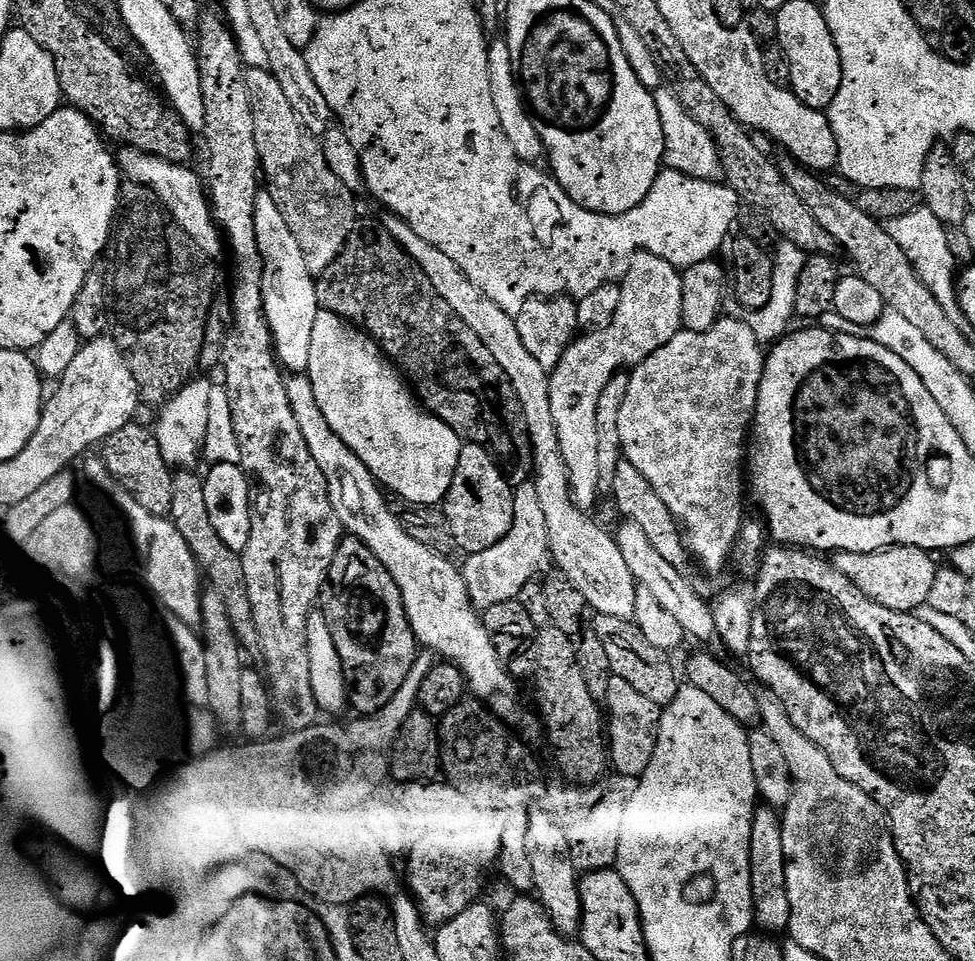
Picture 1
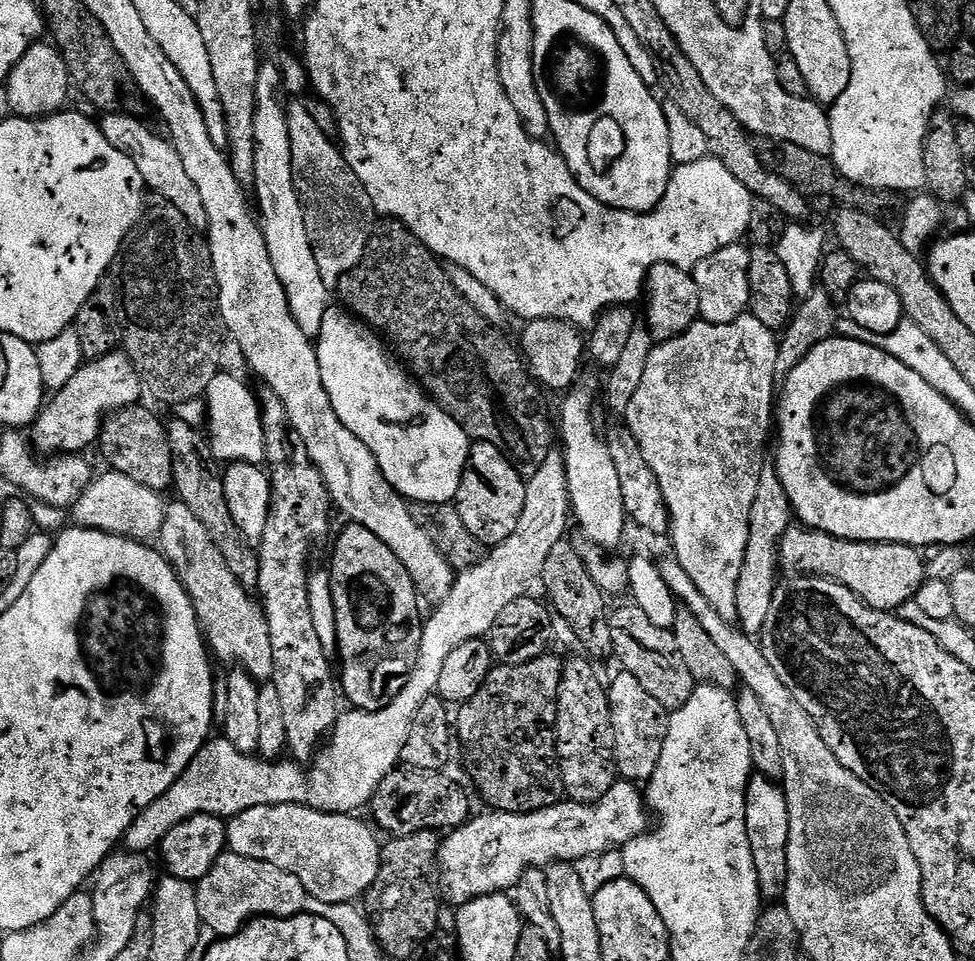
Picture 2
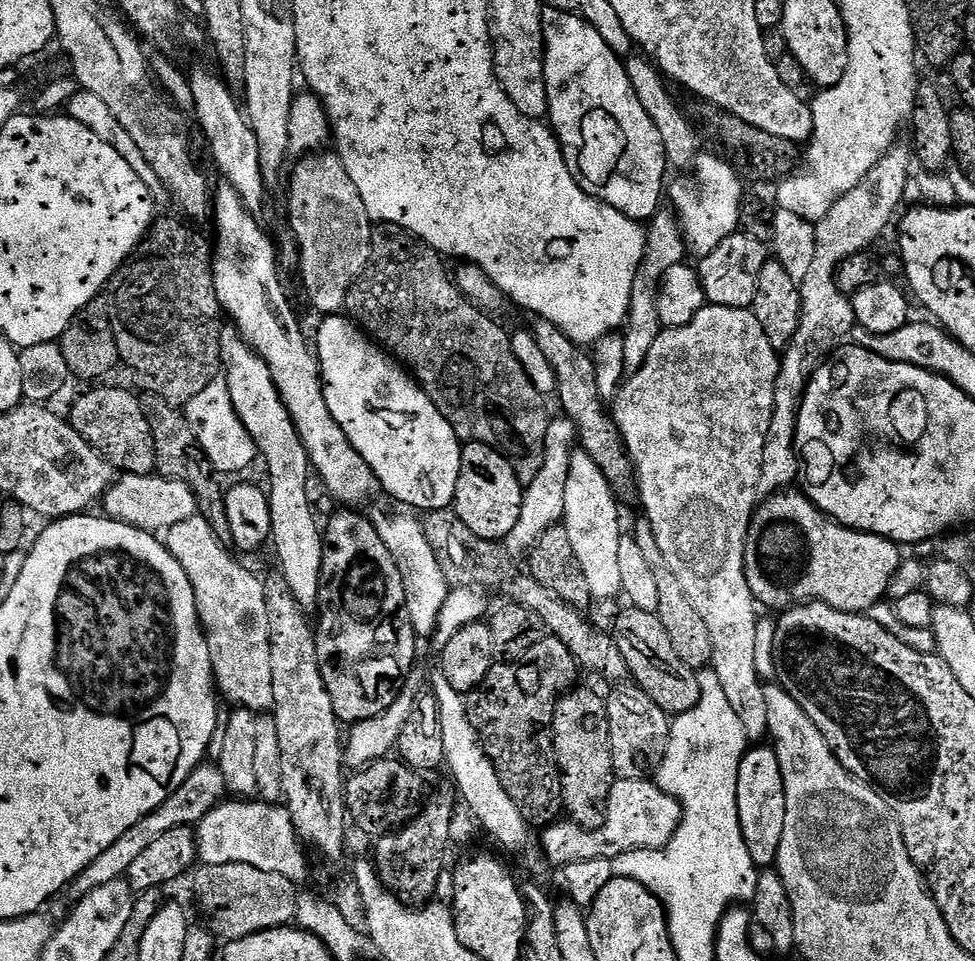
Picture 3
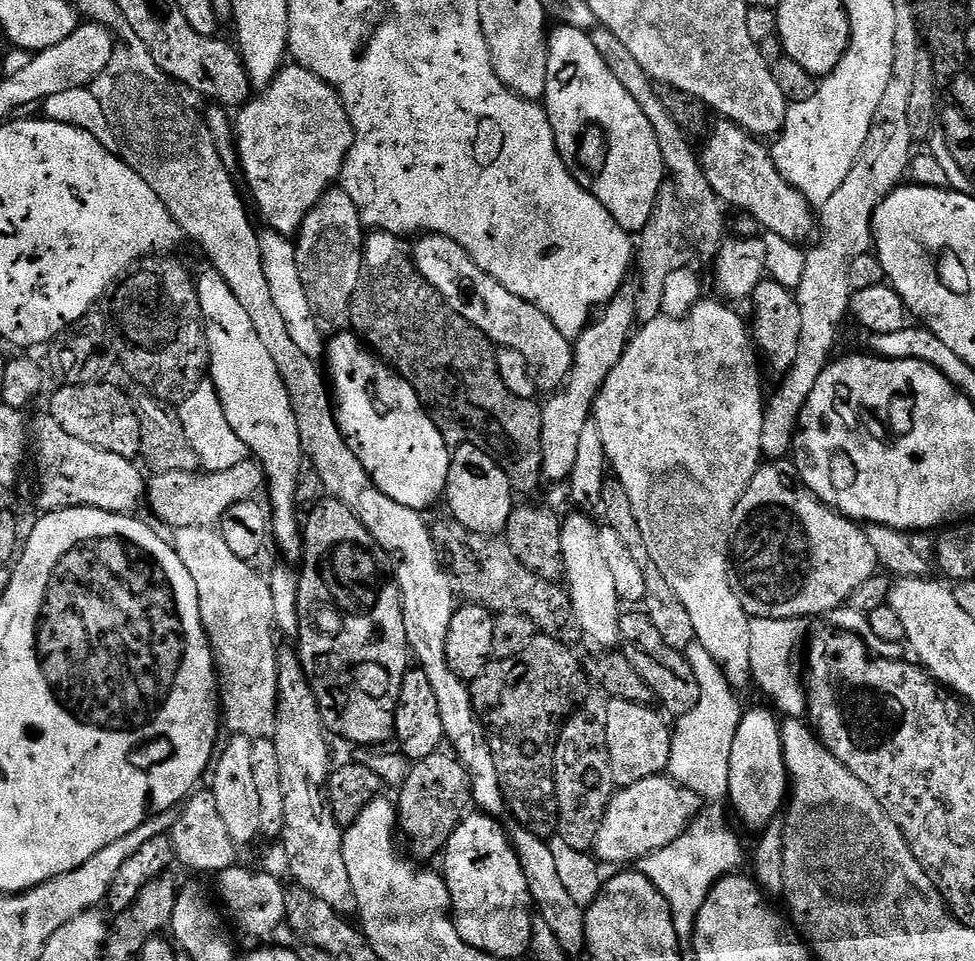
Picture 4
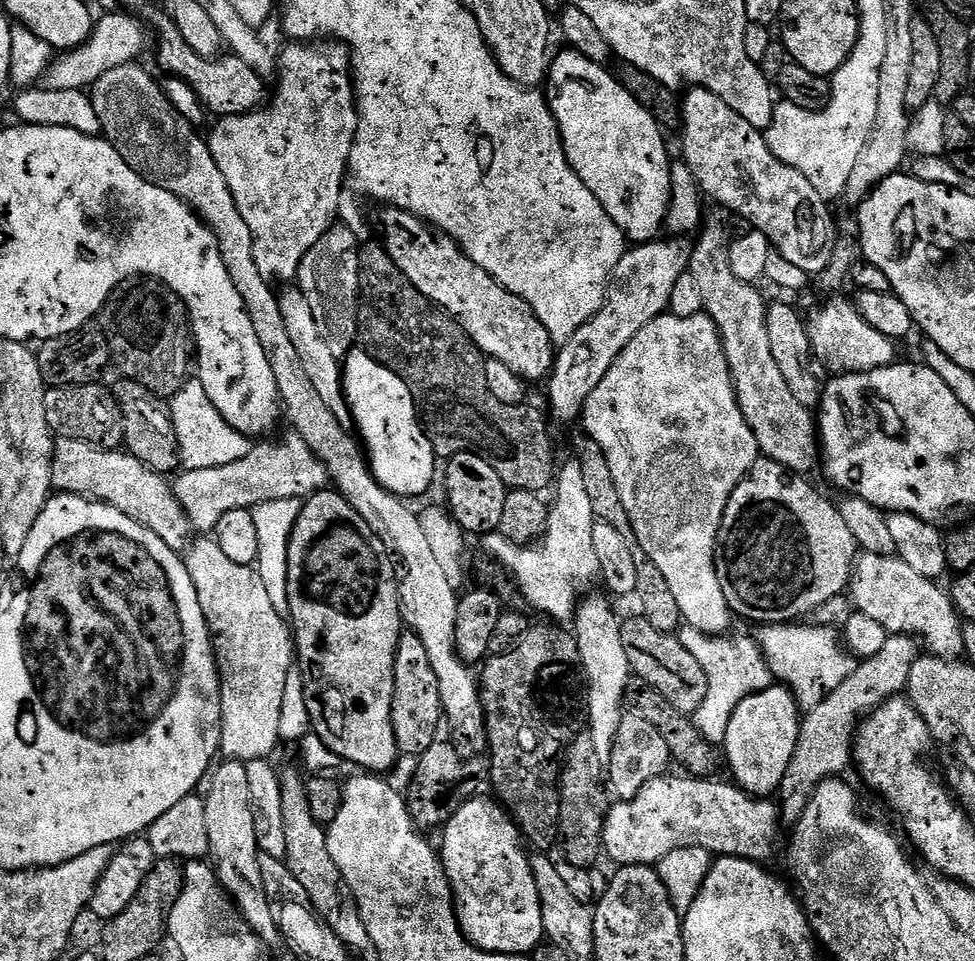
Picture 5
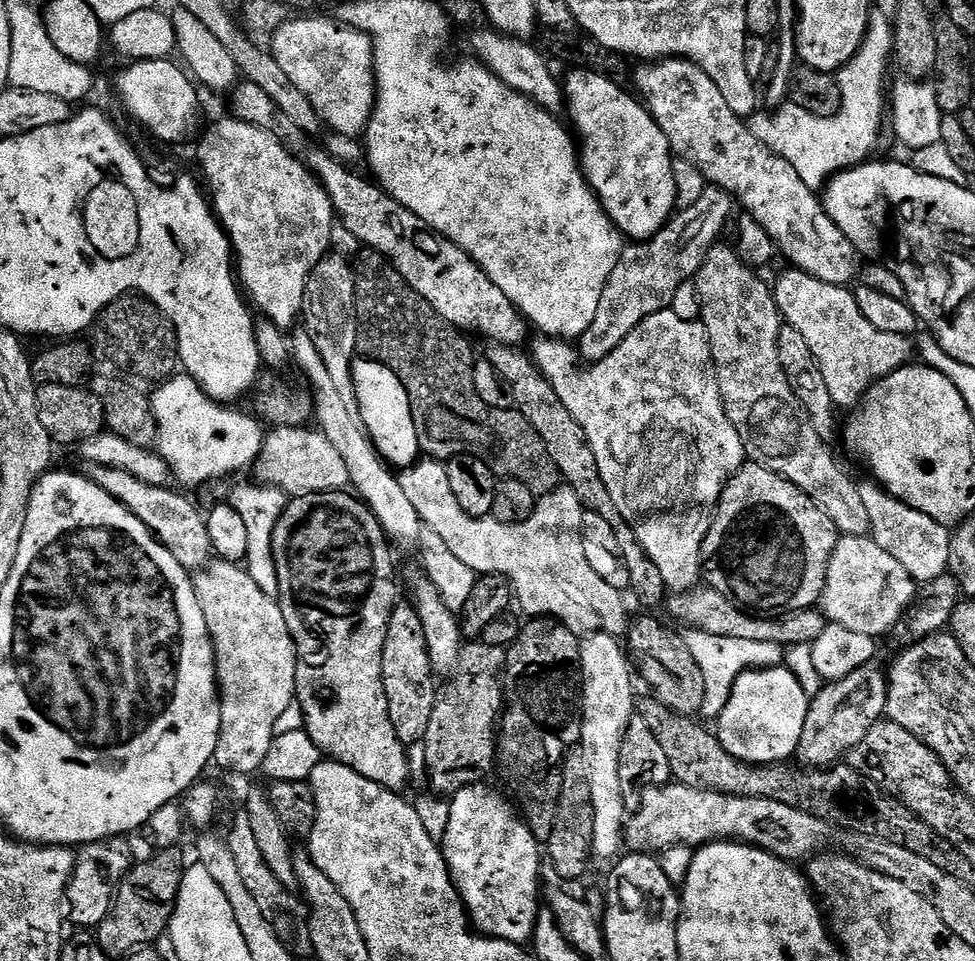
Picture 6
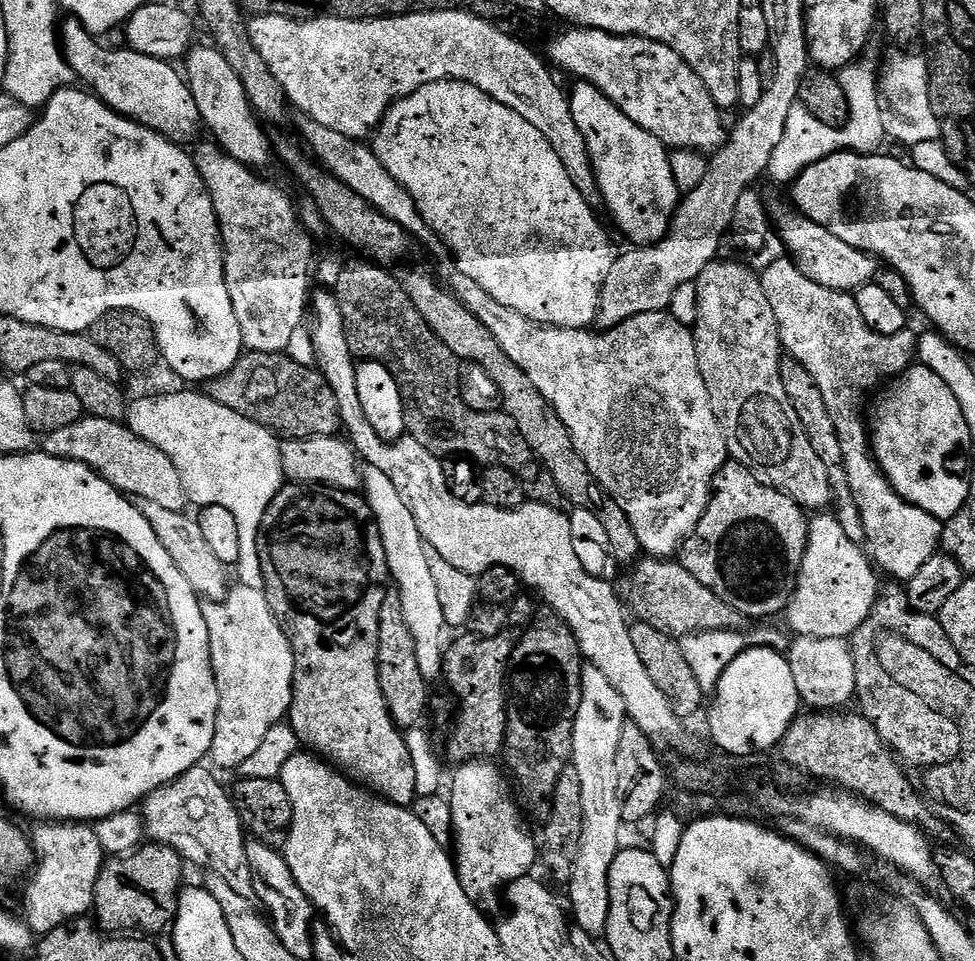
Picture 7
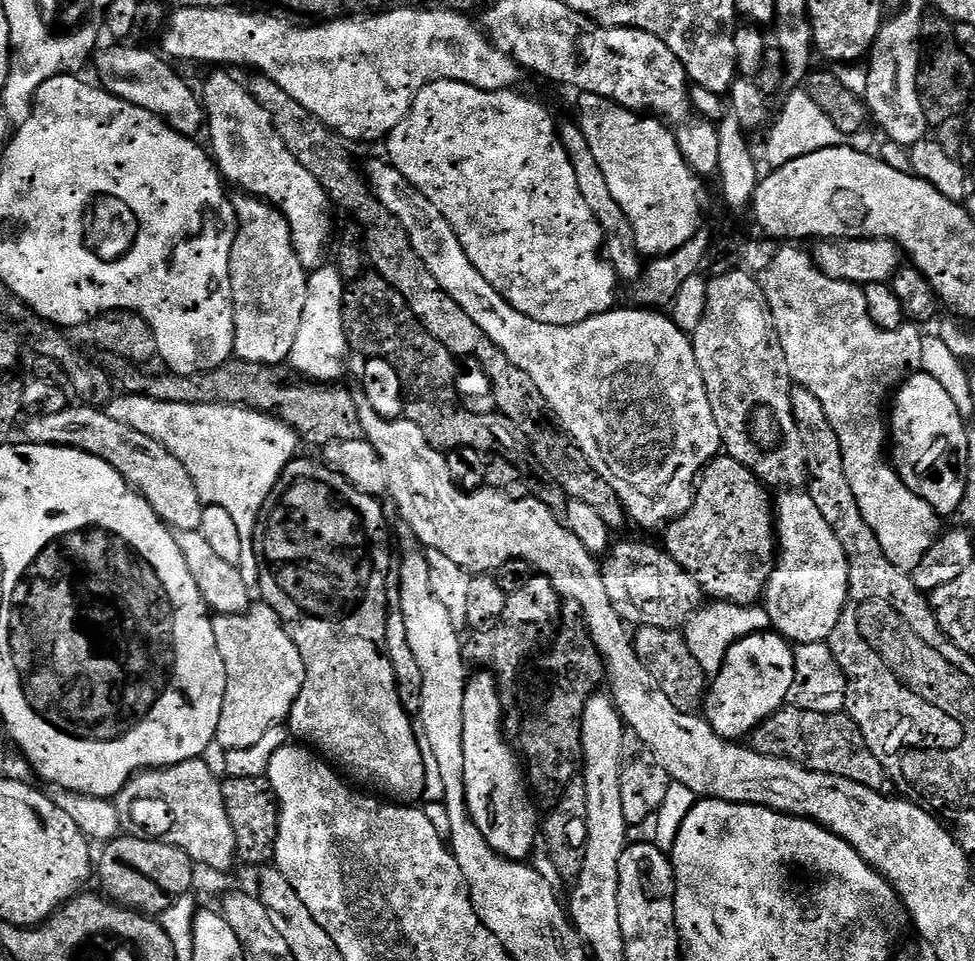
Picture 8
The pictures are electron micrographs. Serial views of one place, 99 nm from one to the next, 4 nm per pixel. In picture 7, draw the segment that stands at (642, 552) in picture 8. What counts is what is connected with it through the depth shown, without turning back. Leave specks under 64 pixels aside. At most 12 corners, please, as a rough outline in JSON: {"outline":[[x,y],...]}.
{"outline":[[672,558],[631,569],[635,619],[668,636],[746,617]]}

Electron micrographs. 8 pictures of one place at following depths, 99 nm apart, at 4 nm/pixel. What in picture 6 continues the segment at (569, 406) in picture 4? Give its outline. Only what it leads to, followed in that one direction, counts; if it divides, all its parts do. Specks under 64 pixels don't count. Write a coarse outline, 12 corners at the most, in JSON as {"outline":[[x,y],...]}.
{"outline":[[705,186],[625,247],[580,335],[595,362],[671,309],[723,237],[734,201]]}

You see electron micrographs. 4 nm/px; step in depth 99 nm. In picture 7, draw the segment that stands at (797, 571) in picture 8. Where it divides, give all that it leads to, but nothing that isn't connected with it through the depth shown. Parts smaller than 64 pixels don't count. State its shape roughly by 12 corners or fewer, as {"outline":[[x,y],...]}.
{"outline":[[816,514],[786,609],[796,636],[851,638],[882,595],[869,553]]}

